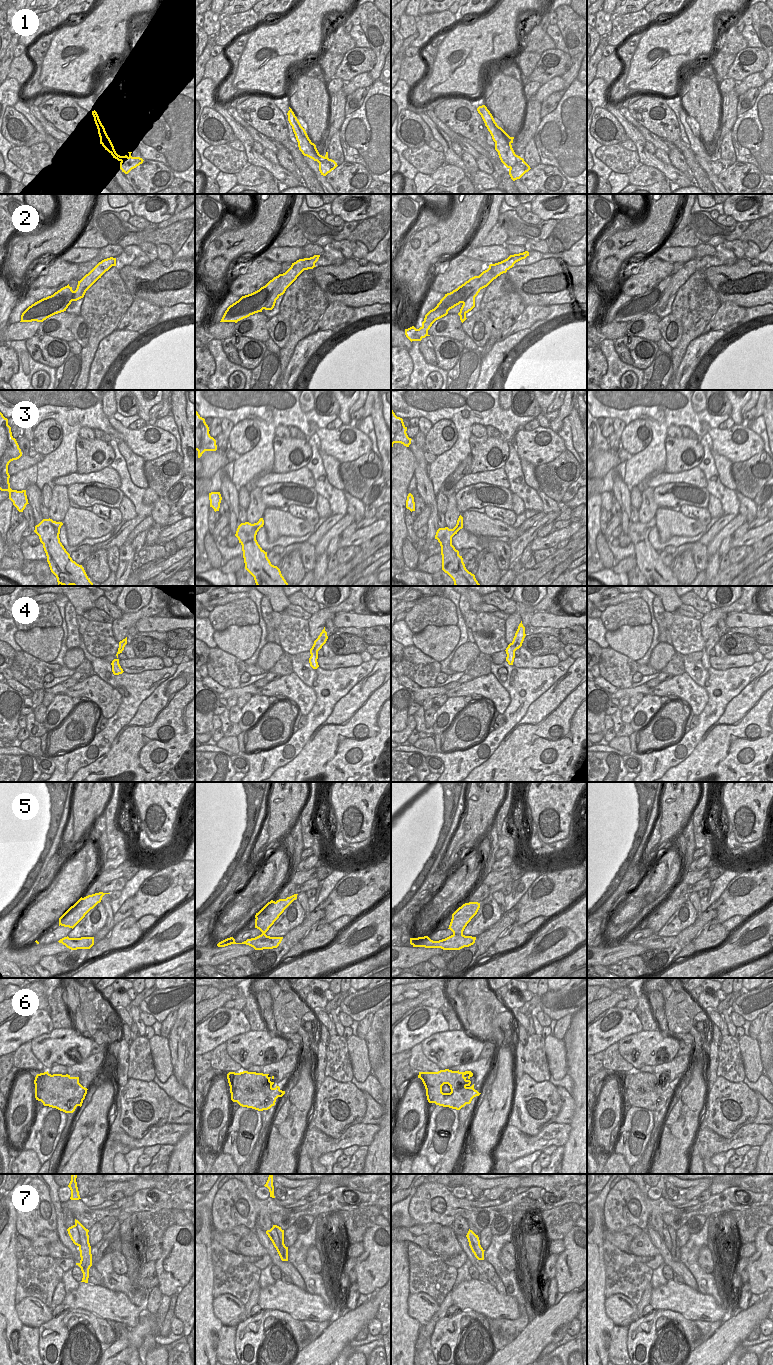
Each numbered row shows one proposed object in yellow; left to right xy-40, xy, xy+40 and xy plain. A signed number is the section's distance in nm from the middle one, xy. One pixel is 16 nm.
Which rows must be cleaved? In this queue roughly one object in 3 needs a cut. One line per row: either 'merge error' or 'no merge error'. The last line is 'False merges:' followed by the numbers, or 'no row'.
1: merge error
2: merge error
3: no merge error
4: no merge error
5: merge error
6: no merge error
7: merge error
False merges: 1, 2, 5, 7

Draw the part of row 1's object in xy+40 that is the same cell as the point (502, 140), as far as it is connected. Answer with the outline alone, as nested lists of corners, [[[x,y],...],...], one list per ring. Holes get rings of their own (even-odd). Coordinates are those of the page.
[[[485,105],[477,108],[478,113],[481,115],[485,126],[490,132],[493,141],[495,142],[495,150],[498,152],[501,162],[507,168],[513,168],[521,158],[516,155],[512,143],[514,137],[510,137],[501,127],[497,125],[492,114]]]

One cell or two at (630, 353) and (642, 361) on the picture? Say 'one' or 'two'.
one

